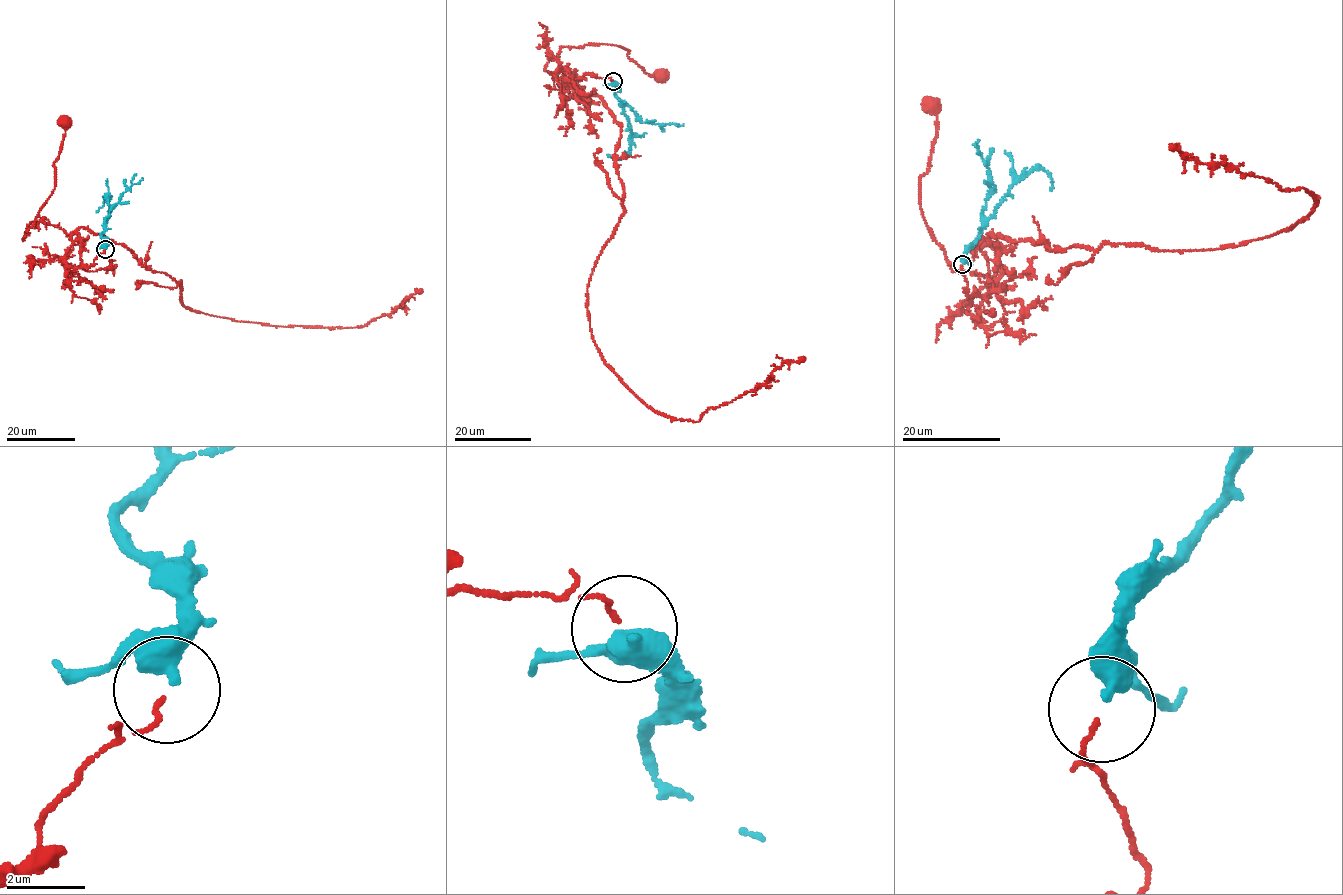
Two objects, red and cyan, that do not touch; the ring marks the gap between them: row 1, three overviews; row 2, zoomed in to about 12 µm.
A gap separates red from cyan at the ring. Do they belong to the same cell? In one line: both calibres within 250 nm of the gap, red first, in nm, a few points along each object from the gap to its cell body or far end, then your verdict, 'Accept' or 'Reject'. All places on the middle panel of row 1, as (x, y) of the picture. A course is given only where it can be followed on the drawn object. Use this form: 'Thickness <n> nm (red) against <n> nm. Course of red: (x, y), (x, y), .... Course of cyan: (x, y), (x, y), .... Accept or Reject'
Thickness 100 nm (red) against 400 nm. Course of red: (613, 81), (568, 79), (573, 95), (584, 97), (566, 70), (545, 68), (562, 47), (615, 45), (661, 75). Course of cyan: (613, 82), (618, 86), (615, 94), (622, 102), (631, 132), (625, 156), (614, 158), (608, 154). Reject

